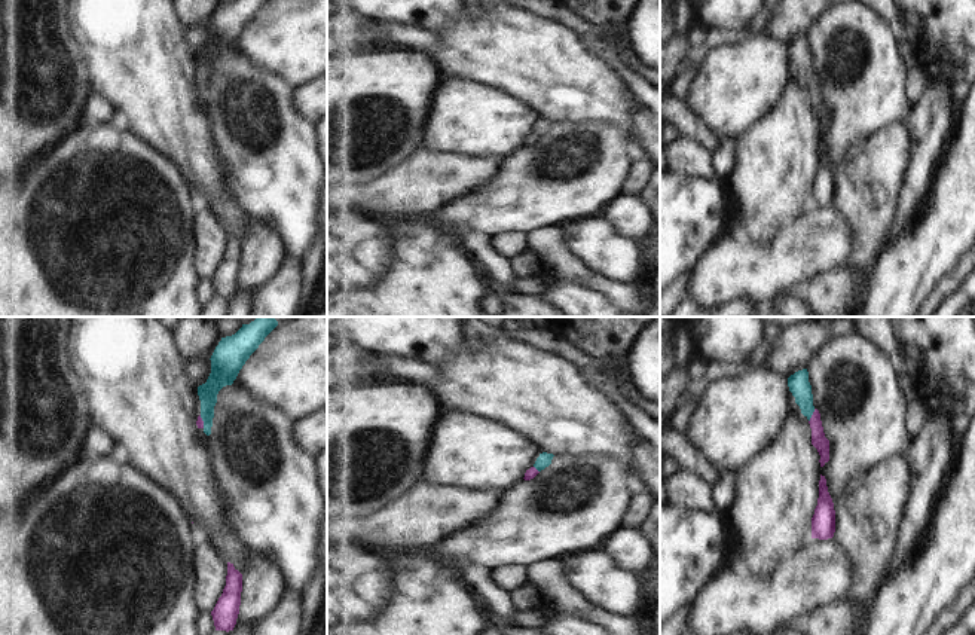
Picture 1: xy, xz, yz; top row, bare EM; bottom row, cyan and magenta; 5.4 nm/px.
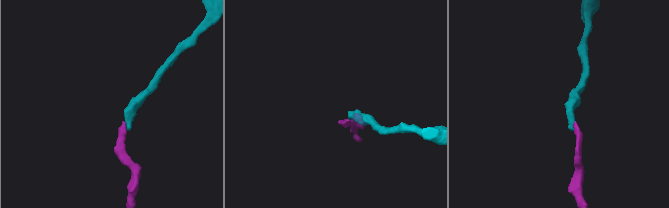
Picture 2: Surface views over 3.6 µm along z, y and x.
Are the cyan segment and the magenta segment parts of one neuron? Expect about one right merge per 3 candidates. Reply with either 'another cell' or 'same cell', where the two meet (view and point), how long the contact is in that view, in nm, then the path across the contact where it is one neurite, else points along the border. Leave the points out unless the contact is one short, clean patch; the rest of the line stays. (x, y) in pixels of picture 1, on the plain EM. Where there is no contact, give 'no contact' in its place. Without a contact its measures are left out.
same cell; meets cyan in yz at (812, 81); contact 80 nm long; runs through yz (798, 51), (806, 73), (812, 81), (818, 103)

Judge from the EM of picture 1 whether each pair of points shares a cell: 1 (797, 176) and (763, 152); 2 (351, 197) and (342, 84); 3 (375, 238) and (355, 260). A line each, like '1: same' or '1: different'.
1: same
2: different
3: same

